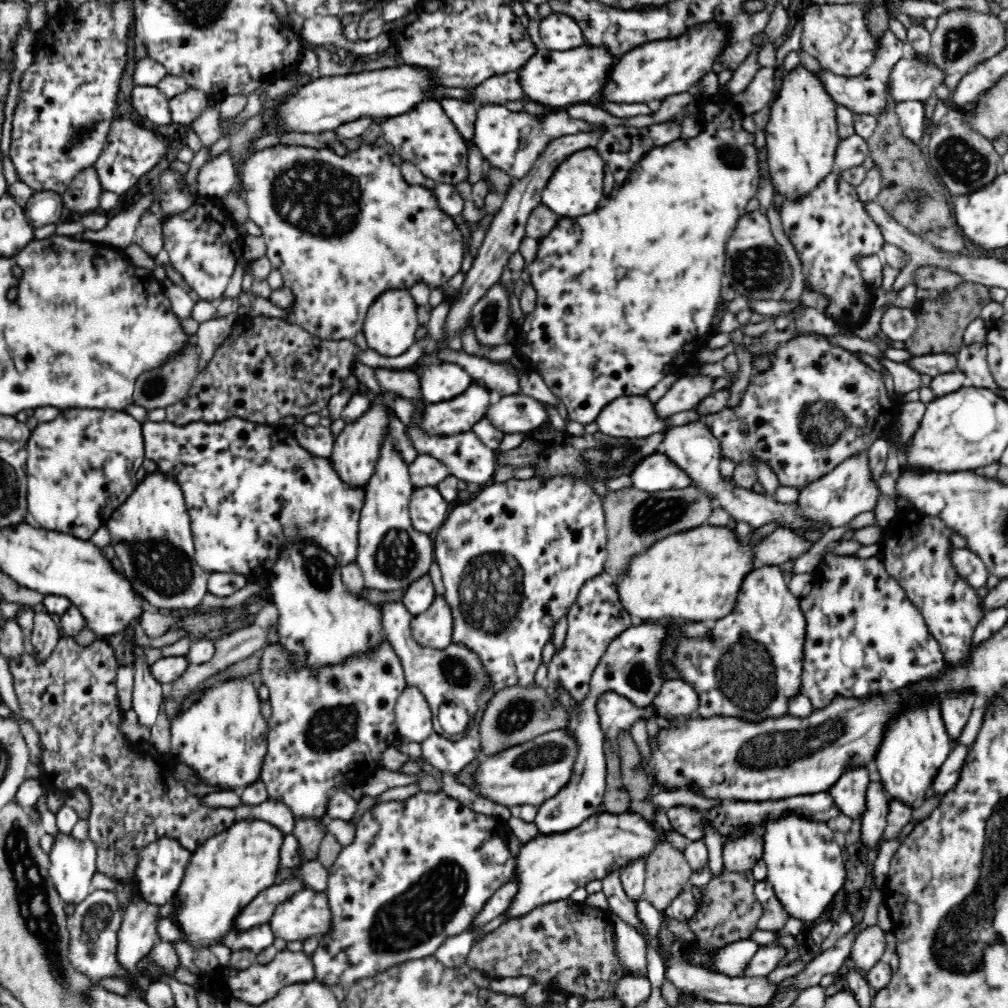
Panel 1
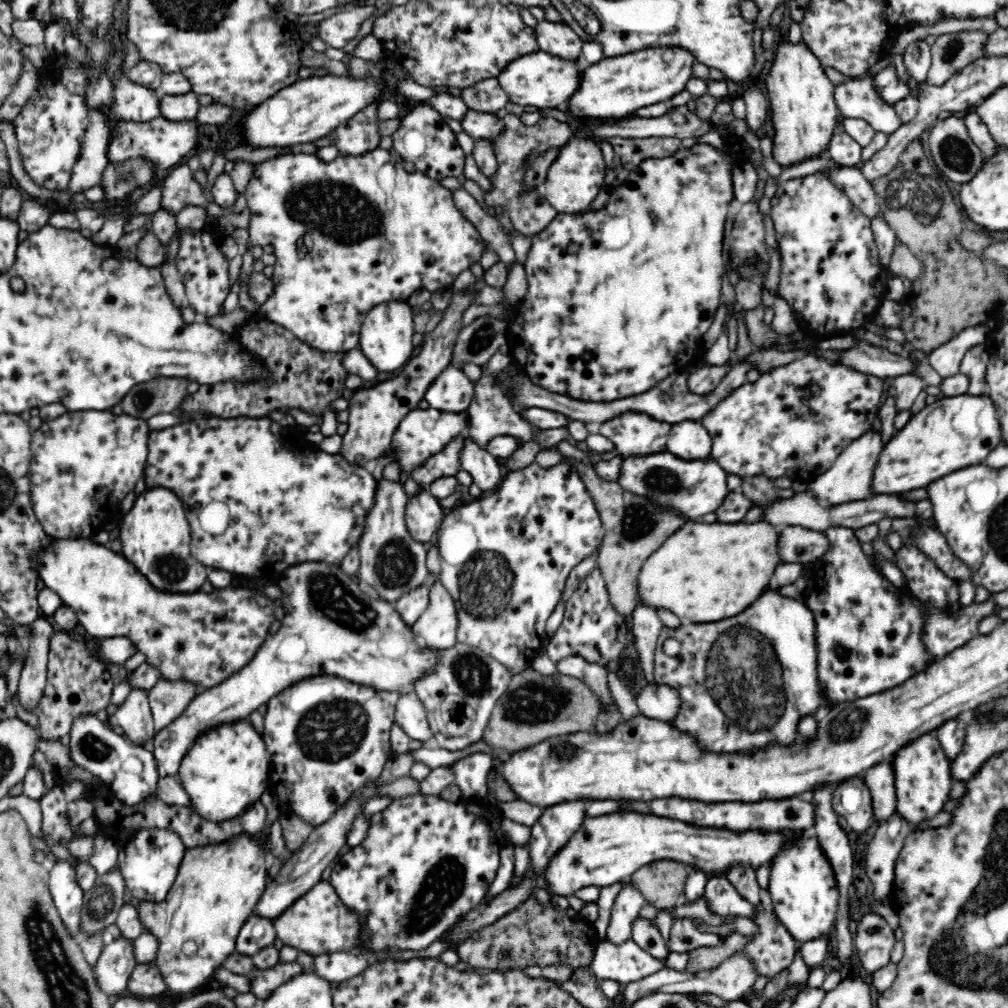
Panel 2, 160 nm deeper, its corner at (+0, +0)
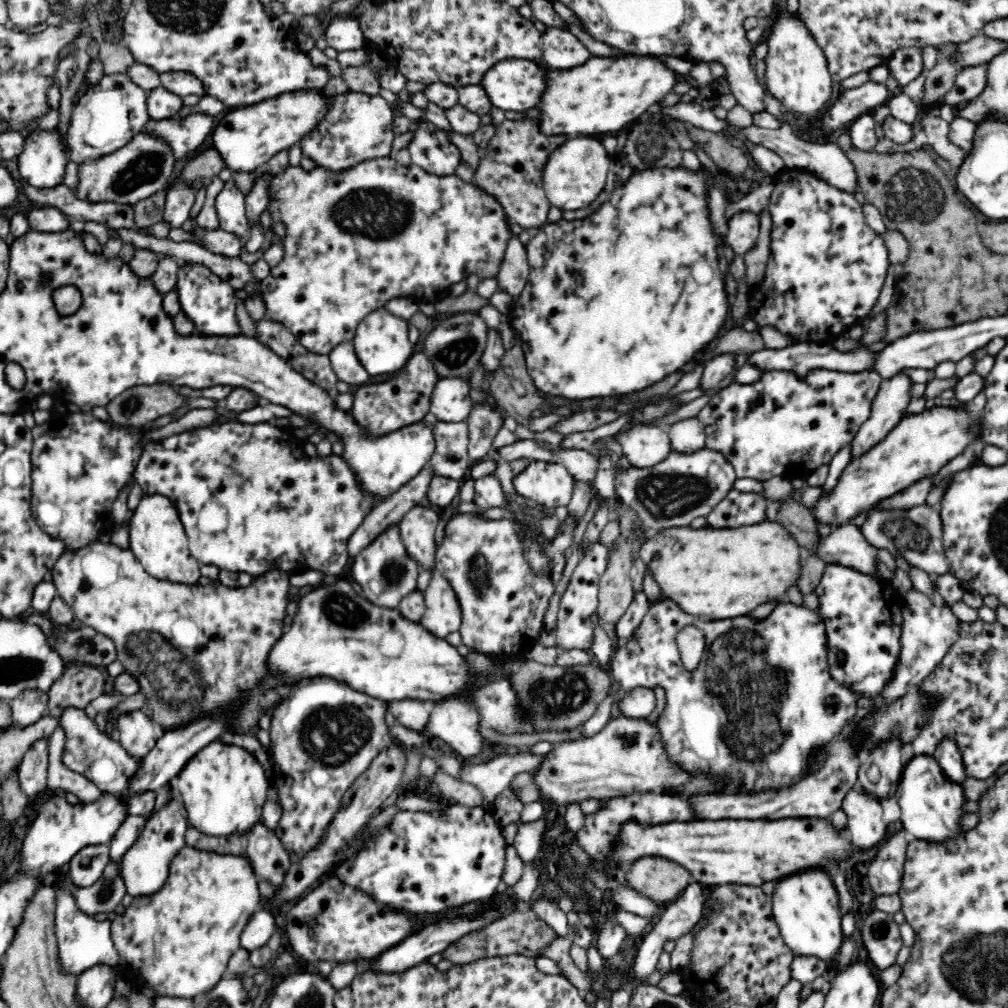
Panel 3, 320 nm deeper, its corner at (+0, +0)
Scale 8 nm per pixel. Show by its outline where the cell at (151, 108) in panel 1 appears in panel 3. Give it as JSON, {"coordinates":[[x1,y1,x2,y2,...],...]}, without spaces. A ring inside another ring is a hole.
{"coordinates":[[125,73,105,75,98,85,90,87,72,110,67,130,69,157,73,164,116,152,151,121,147,110,147,92,131,82]]}

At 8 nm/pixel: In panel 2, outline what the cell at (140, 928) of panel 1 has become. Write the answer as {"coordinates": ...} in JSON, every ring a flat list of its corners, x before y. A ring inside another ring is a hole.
{"coordinates":[[120,937,118,940,107,940,104,947,100,949,101,954,98,957,94,966,92,966,92,972,96,977,96,983,98,987,104,990,104,993,112,999,120,997,122,992,126,990,126,984,128,984,128,978,132,974,132,969,137,965,134,955,132,955,132,944,130,940,126,940]]}

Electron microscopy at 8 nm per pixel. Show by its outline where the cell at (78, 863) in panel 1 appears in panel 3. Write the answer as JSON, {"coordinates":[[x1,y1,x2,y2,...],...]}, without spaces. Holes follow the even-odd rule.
{"coordinates":[[54,884,57,892,56,912,55,912,55,933,58,943,58,965,60,971,66,975,78,976,86,969,93,966,103,964,114,967,118,962,118,952,112,944,110,934,111,921,104,919,97,921,85,912,78,909,74,897,70,893,66,893,64,885]]}

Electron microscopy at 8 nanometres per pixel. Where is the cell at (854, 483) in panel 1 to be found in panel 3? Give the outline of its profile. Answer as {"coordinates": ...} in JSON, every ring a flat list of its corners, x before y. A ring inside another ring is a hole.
{"coordinates":[[903,370,892,378,883,379,870,408,868,420,862,423,860,430,851,440,853,458,864,454,878,441,884,440,888,434,904,417,908,416,911,388,914,382]]}

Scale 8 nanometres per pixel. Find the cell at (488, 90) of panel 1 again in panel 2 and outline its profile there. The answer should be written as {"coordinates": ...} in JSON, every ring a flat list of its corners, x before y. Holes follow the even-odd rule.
{"coordinates":[[497,78,483,79,475,86,458,90,458,96,468,109,478,112,496,113,509,102,508,95,498,83]]}

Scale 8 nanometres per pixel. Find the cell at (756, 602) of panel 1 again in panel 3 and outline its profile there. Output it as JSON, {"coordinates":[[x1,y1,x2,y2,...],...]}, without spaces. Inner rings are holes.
{"coordinates":[[672,600,660,602,660,604,651,604,648,611,643,616,639,626,636,628,634,635,621,642,613,652,611,658,610,673,614,679,620,682,620,689,617,692,617,698,624,696,626,692,634,690,636,686,642,686,654,690,660,687,664,690,666,705,662,713,658,716,658,720,654,725,660,731,660,743,666,749,666,755,670,759,670,763,678,765,680,769,688,771,694,777,700,773,712,774,716,778,722,778,726,782,724,792,734,792,734,794,756,794,756,792,764,792,764,790,780,790,780,788,789,787,804,776,806,776,809,768,809,758,817,753,821,748,826,748,832,743,836,736,846,728,847,724,856,716,858,712,857,702,863,696,861,692,850,688,846,684,840,684,832,678,830,674,830,663,828,663,828,645,827,633,825,632,825,624,816,612,809,610,805,606,797,606,790,602,780,604,778,608,774,608,774,612,764,618,764,620,750,620,746,616,740,618,728,618,728,620,712,620,712,622,702,622,700,618,692,618,690,614,684,614,684,610,680,610],[686,624,694,624,698,626,705,636,705,649,702,654,701,662,694,671,686,670,681,660,678,645,674,636,678,634,678,630,682,630]]}

